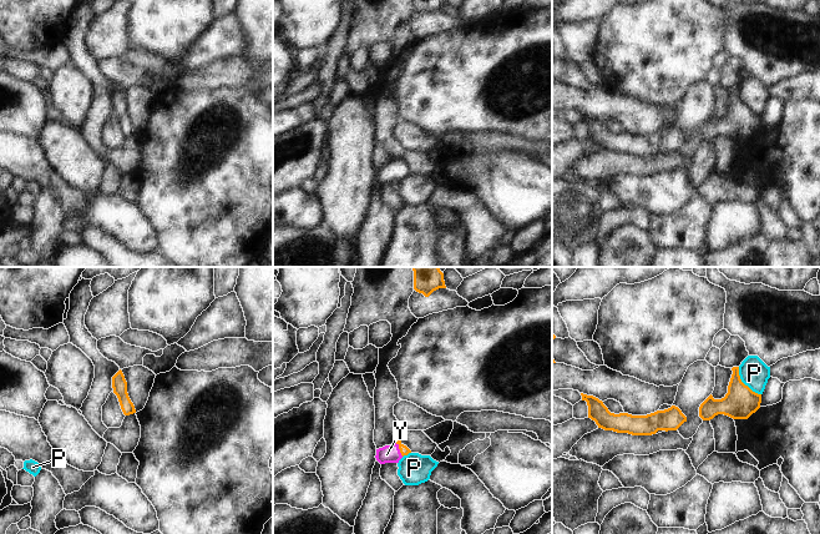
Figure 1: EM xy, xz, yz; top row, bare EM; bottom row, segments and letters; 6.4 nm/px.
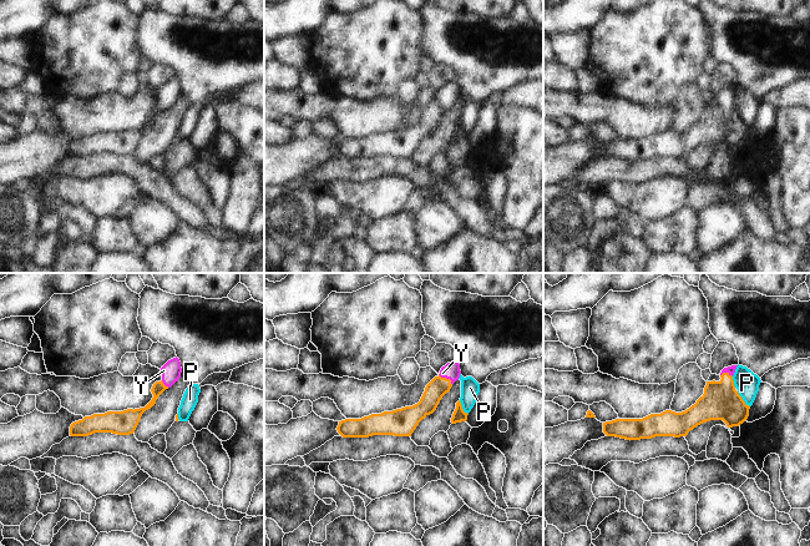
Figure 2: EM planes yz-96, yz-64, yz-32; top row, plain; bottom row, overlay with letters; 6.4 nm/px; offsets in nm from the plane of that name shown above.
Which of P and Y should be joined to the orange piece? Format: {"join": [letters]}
{"join": ["Y"]}

